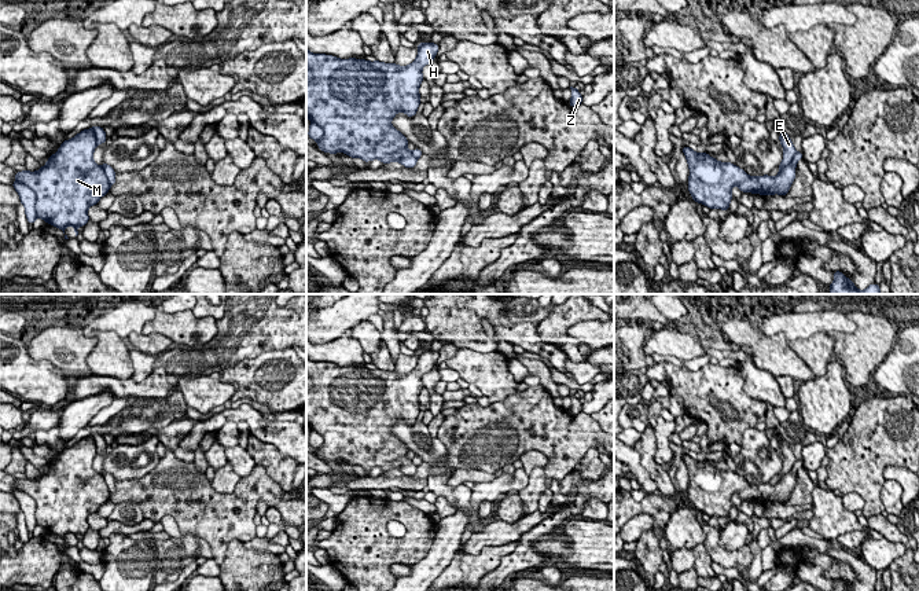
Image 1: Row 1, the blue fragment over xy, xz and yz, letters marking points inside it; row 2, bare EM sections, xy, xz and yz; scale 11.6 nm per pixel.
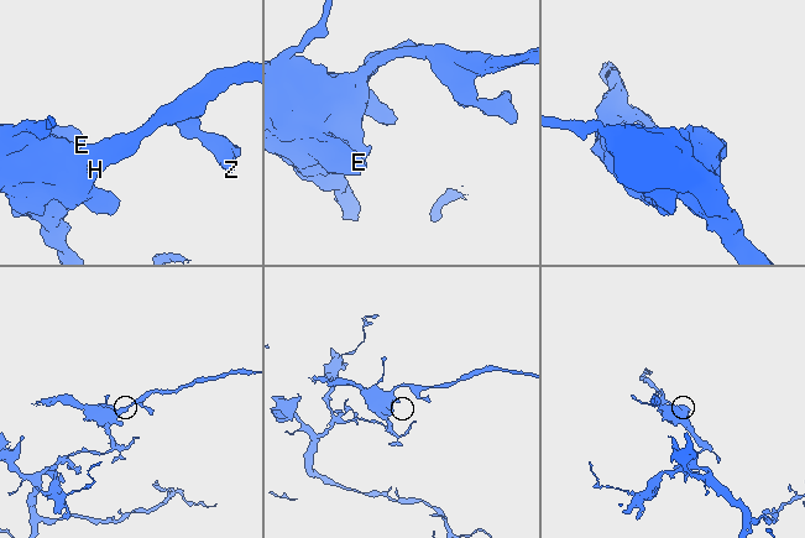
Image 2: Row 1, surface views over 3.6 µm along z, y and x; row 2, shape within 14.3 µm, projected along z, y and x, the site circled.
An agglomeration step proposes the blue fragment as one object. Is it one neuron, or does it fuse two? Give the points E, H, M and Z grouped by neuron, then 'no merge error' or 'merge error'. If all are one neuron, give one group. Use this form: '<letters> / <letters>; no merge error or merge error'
E / H M Z; merge error

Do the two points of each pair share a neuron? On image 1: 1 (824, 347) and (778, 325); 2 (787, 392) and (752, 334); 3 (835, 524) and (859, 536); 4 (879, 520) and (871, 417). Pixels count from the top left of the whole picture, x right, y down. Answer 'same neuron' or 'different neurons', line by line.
1: different neurons
2: different neurons
3: different neurons
4: different neurons

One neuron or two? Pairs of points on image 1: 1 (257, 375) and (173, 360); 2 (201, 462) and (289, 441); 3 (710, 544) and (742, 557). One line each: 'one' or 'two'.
1: two
2: two
3: one

